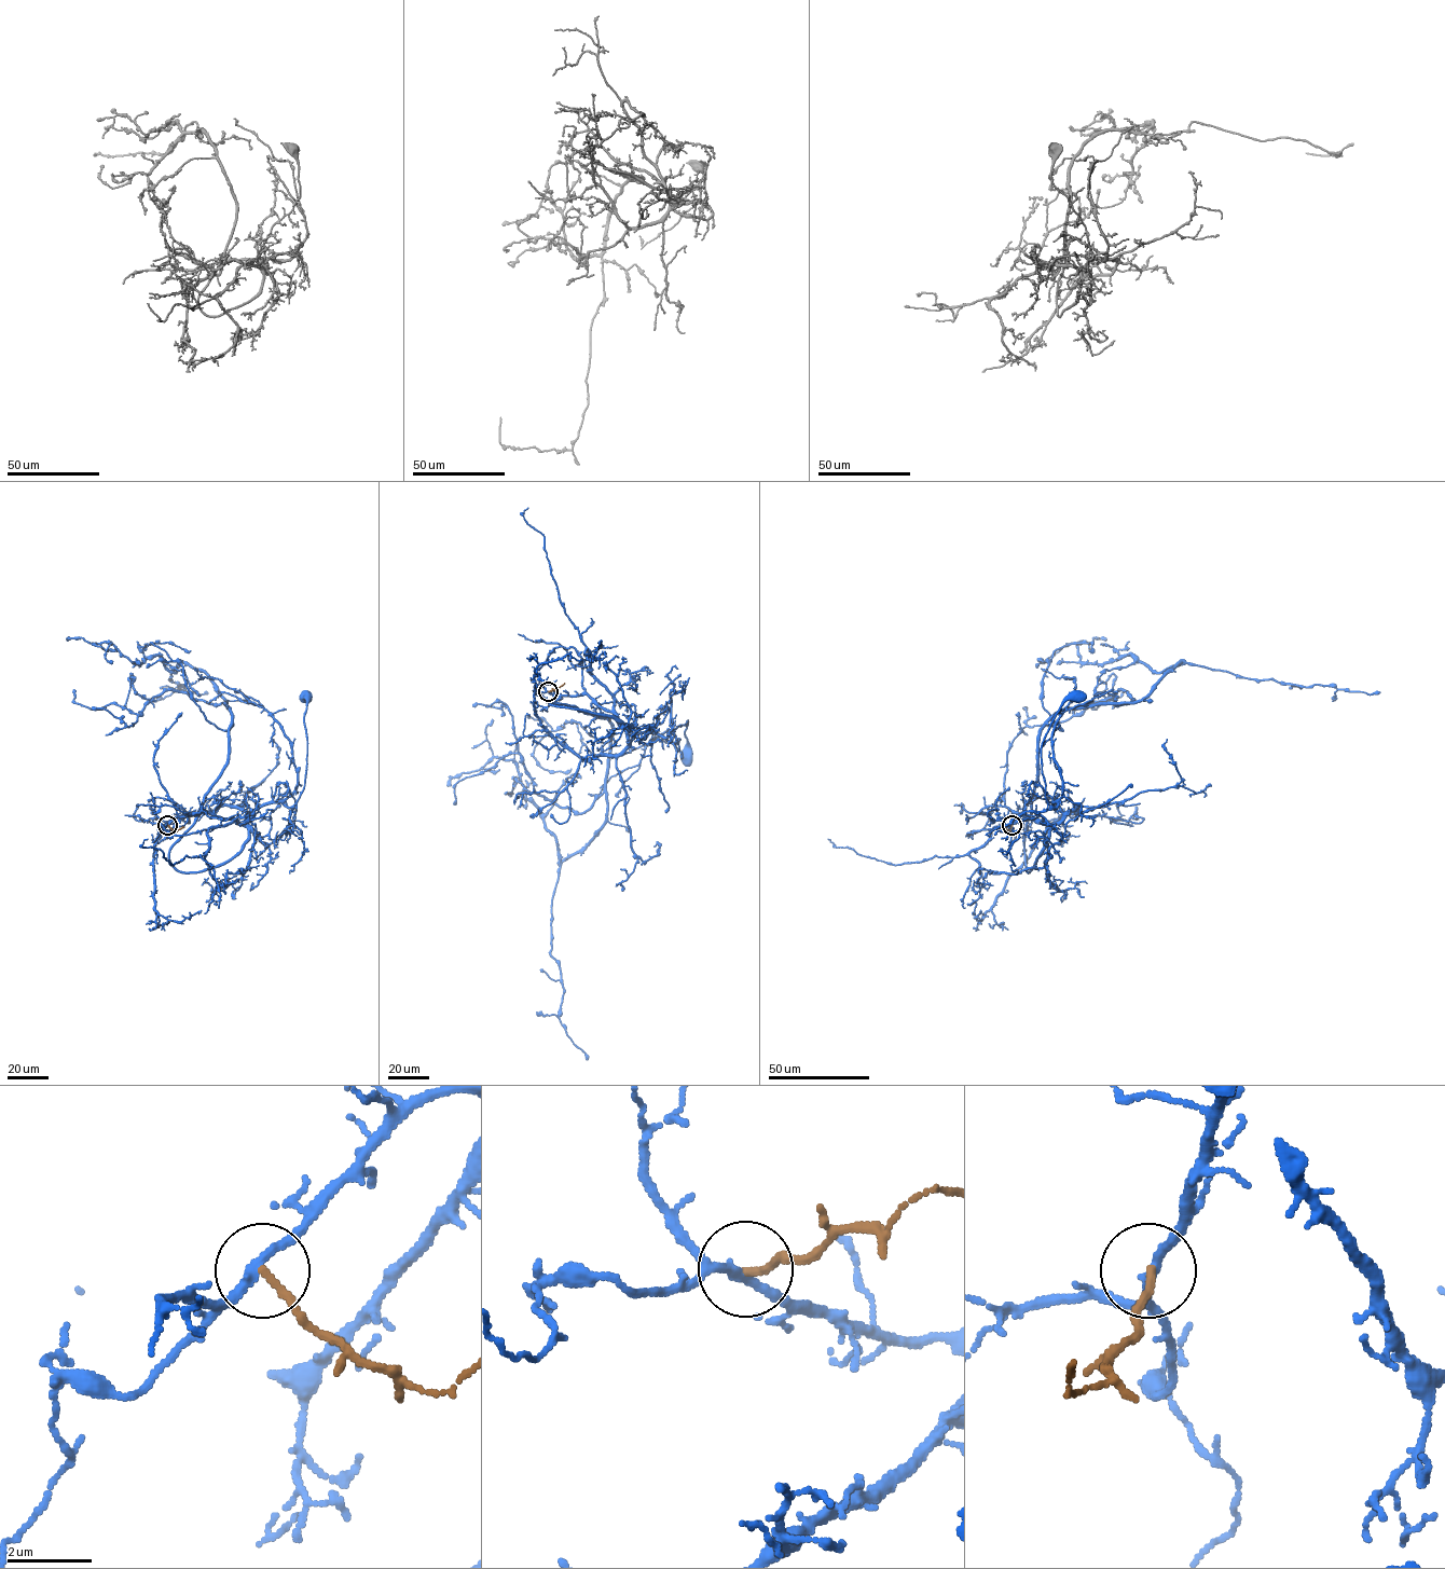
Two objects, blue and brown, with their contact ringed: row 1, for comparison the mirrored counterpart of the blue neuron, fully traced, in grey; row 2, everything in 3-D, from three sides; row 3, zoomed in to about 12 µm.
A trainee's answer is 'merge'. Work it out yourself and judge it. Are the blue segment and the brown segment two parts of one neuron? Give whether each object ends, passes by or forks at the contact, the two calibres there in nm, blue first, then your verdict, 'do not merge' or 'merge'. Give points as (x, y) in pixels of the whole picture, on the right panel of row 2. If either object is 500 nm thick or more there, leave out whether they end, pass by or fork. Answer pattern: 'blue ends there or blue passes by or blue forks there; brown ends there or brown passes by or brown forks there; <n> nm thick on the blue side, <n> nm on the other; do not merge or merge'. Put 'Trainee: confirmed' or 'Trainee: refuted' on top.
Trainee: refuted
blue passes by; brown ends there; 240 nm thick on the blue side, 170 nm on the other; do not merge

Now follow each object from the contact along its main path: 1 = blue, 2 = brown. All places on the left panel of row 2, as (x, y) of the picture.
1: (167, 825), (177, 816), (207, 812), (244, 824), (269, 803), (291, 807), (306, 772), (306, 697)
2: (167, 825), (176, 831), (183, 827)

